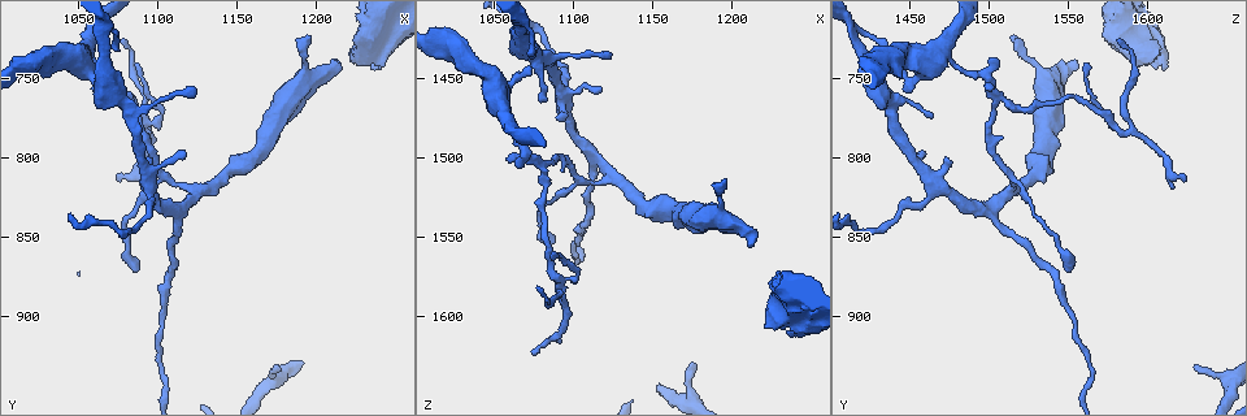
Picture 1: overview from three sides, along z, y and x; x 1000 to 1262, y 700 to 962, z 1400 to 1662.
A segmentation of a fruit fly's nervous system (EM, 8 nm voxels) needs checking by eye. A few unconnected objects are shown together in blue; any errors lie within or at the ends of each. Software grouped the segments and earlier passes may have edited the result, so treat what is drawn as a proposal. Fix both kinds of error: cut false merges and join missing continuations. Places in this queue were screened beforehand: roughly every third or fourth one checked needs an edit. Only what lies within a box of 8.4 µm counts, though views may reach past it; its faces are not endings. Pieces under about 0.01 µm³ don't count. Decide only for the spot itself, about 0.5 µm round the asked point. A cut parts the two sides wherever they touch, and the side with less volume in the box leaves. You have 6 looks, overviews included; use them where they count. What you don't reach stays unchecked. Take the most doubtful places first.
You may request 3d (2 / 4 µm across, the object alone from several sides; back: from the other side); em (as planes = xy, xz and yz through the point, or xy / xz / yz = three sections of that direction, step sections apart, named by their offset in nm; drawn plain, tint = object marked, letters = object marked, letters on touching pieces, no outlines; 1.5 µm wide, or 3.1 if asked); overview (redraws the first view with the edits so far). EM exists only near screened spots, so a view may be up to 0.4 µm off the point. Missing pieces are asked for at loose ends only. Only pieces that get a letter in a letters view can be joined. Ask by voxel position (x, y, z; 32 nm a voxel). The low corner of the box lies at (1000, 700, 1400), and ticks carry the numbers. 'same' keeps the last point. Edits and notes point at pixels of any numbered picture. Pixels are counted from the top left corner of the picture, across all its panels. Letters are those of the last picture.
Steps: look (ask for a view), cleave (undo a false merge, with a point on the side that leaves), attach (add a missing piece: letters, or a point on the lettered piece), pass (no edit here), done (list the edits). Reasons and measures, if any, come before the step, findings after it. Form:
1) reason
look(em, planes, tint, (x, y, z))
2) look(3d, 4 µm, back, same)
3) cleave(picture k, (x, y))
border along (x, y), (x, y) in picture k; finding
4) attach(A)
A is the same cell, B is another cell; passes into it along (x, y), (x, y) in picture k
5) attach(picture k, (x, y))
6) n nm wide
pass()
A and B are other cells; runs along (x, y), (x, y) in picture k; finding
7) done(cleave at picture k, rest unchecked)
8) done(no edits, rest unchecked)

branch stops here
look(3d, 4 µm, (1074, 812, 1624))

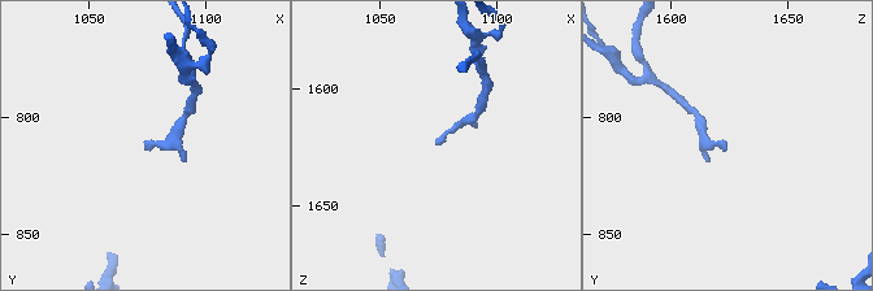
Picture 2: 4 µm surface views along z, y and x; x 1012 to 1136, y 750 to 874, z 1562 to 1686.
need the tissue
look(em, planes, plain, (1073, 814, 1625))

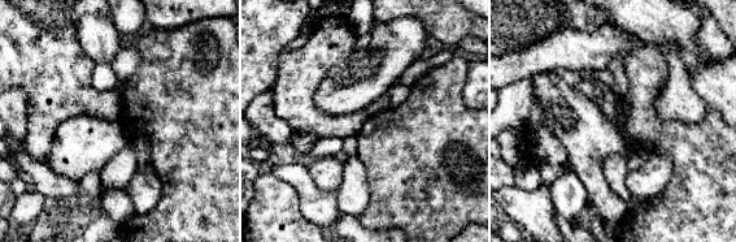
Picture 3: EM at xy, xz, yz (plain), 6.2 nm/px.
what lies round it
look(em, planes, letters, same)

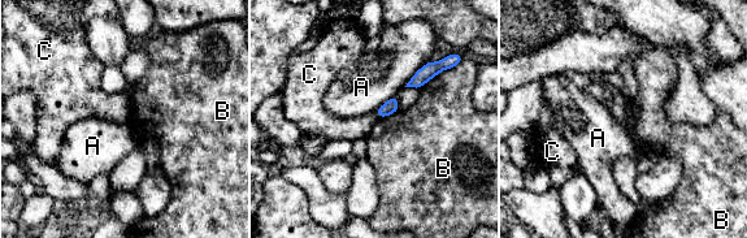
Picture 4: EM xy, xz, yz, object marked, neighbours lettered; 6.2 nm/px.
pass()
A, B and C are other cells; border along (374, 112), (379, 117) in picture 4; none of them fits

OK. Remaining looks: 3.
a fork
look(em, yz, step 4, letters, (1074, 756, 1500))

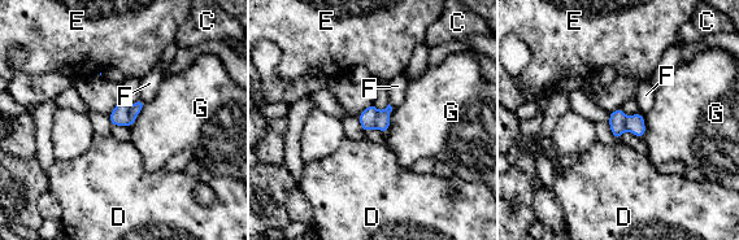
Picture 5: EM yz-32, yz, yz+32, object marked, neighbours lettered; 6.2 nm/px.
look(em, planes, letters, same)

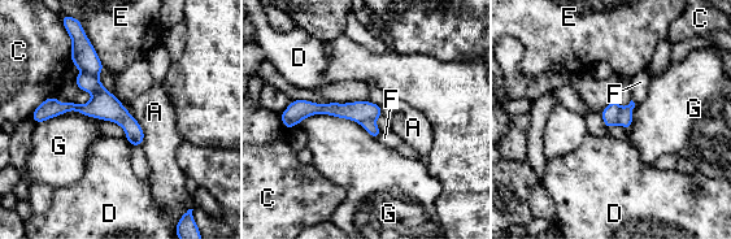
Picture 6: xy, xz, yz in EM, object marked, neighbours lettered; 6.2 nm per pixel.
cleave(picture 6, (87, 82))
A, C, D, E, F and G are other cells; border along (83, 72), (98, 79), (96, 92) in picture 6; a second neuron is stuck on

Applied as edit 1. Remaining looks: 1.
free end
look(em, planes, letters, (1214, 740, 1556))

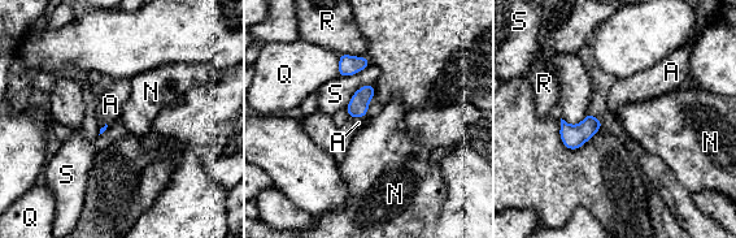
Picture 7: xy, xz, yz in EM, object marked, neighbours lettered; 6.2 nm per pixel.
attach(A)
A is the same cell, N, Q, R and S are other cells; passes into it along (360, 100), (358, 116), (358, 122) in picture 7; it goes on there

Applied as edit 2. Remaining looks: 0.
done(cleave at picture 6, attach at picture 7, rest unchecked)

